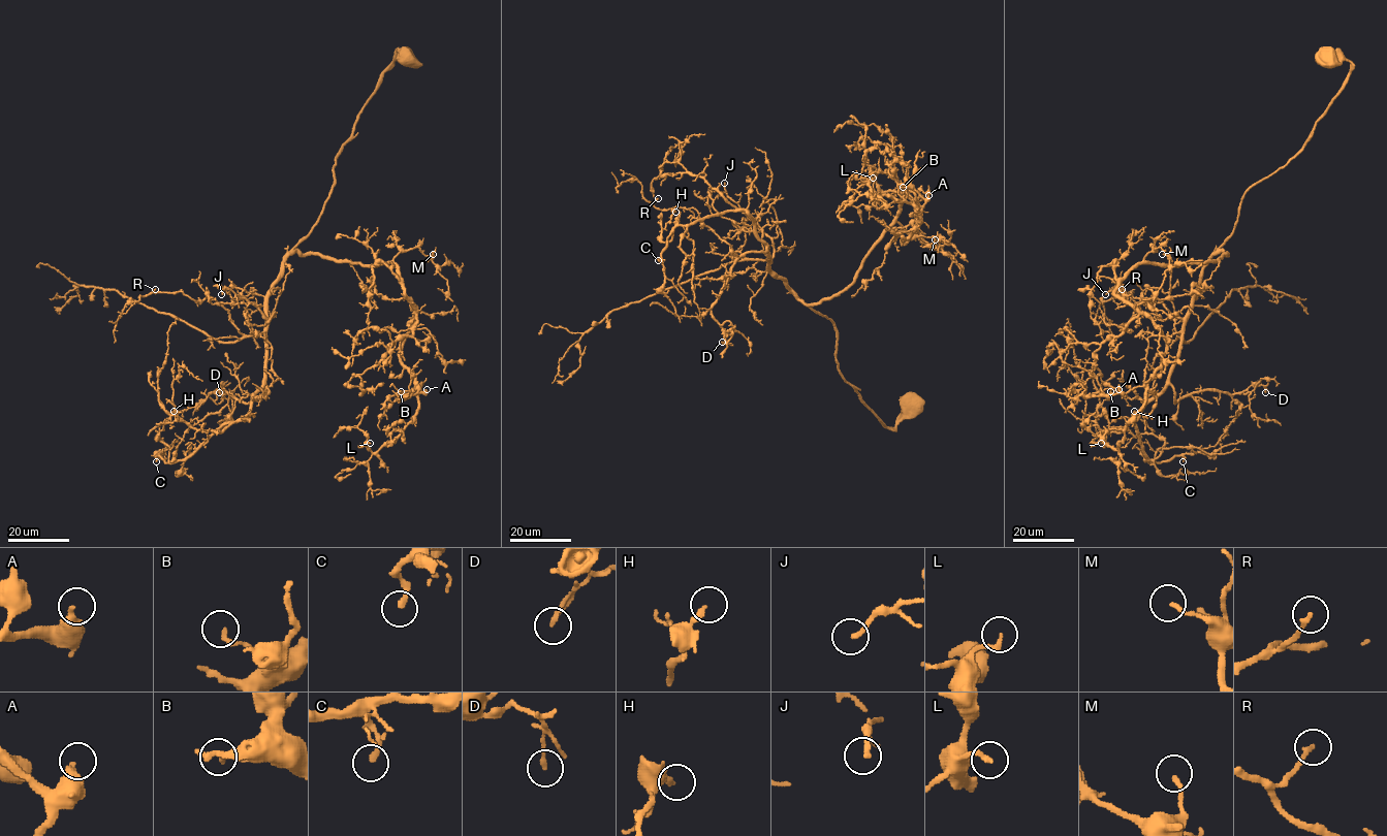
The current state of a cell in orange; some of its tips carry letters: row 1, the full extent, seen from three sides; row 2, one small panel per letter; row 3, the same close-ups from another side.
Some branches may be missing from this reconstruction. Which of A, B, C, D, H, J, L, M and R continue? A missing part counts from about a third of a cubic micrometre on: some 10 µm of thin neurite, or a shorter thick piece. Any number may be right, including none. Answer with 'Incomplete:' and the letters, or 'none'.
Incomplete: C

